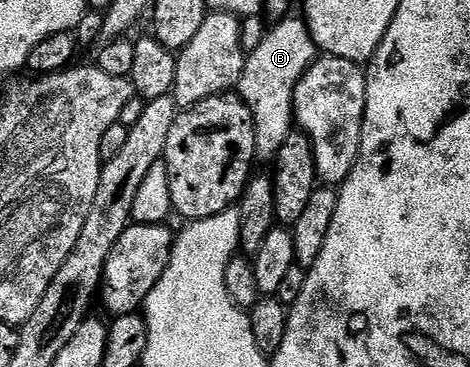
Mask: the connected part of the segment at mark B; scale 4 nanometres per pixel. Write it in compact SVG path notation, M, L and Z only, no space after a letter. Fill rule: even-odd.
M286 17L277 22L266 33L257 49L245 56L236 84L239 98L251 116L256 118L255 144L259 150L262 148L270 151L269 153L276 153L287 135L291 134L294 123L293 87L314 62L318 53L305 22L301 18L292 18ZM258 117L262 119L259 120Z

